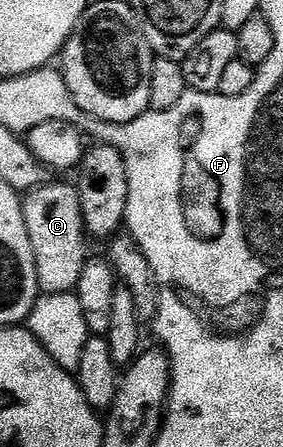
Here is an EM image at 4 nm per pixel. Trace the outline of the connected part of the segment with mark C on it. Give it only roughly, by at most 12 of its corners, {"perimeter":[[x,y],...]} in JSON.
{"perimeter":[[69,183],[21,205],[40,294],[76,292],[87,262],[81,192]]}

